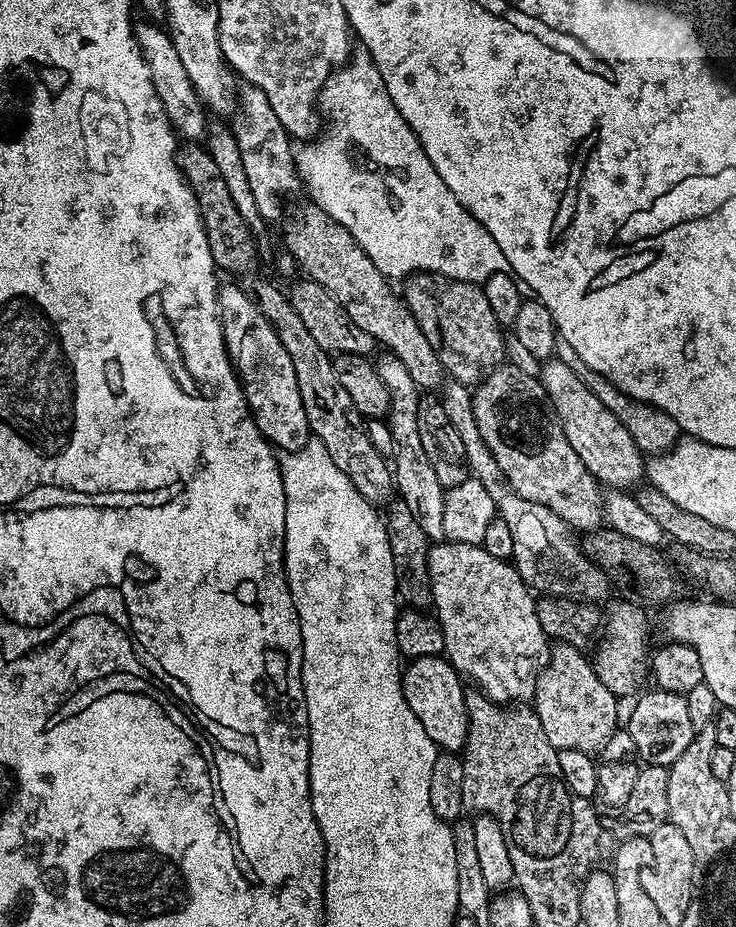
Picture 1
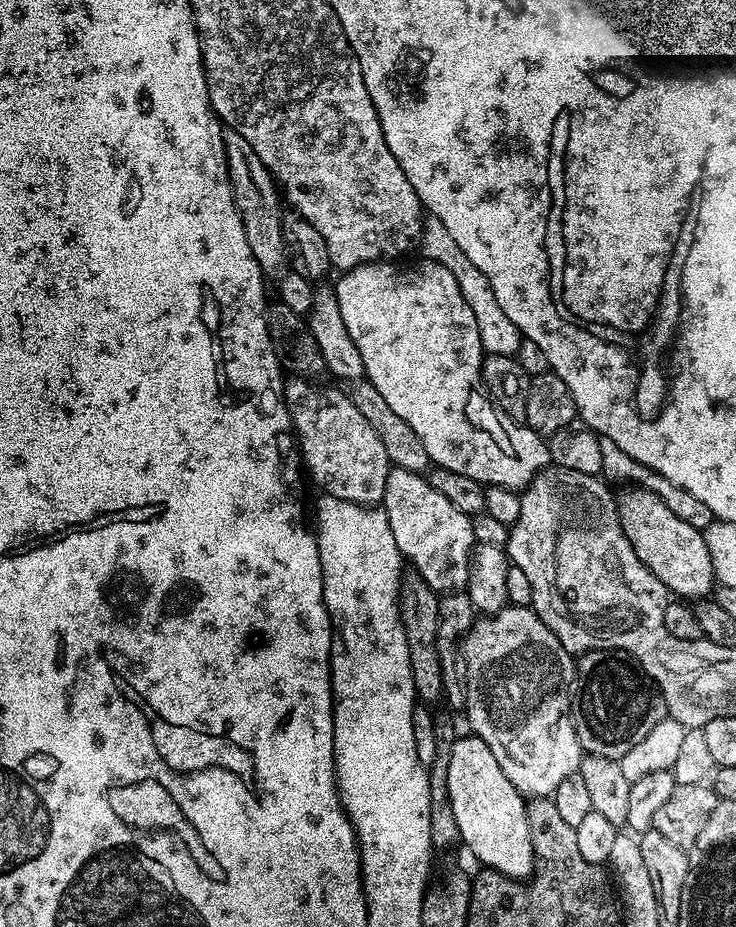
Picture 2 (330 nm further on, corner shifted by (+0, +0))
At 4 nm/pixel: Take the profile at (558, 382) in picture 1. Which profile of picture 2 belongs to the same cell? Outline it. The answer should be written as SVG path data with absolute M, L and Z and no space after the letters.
M643 486L628 489L630 490L624 497L619 497L618 511L620 525L630 546L634 546L634 554L638 554L640 561L663 582L673 597L683 598L688 602L700 602L711 597L718 579L712 568L712 555L708 550L707 539L701 529L678 518L666 506L662 497L649 489Z

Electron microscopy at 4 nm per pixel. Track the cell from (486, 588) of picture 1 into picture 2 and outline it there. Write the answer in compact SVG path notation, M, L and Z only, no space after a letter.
M508 606L505 607L504 611L497 613L495 618L489 620L492 621L489 622L488 628L473 627L462 642L462 660L464 656L462 672L463 675L464 672L468 675L468 680L466 679L466 713L468 712L468 724L472 727L469 729L475 736L482 738L482 742L486 742L486 746L490 746L490 754L494 754L494 758L498 758L498 766L502 766L502 774L506 774L508 781L525 797L551 797L562 782L579 773L582 759L582 740L580 744L580 736L576 733L576 724L578 728L578 684L576 688L576 664L572 661L575 660L573 653L564 649L562 642L558 642L558 638L536 617L536 613L533 612L531 607Z

